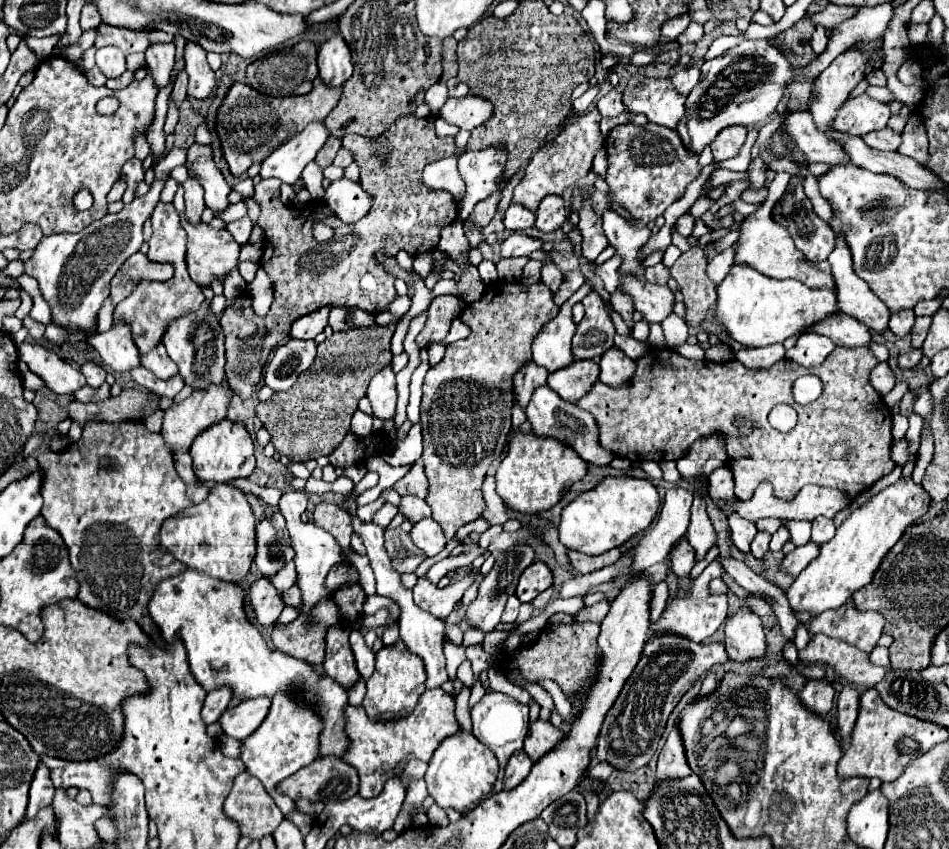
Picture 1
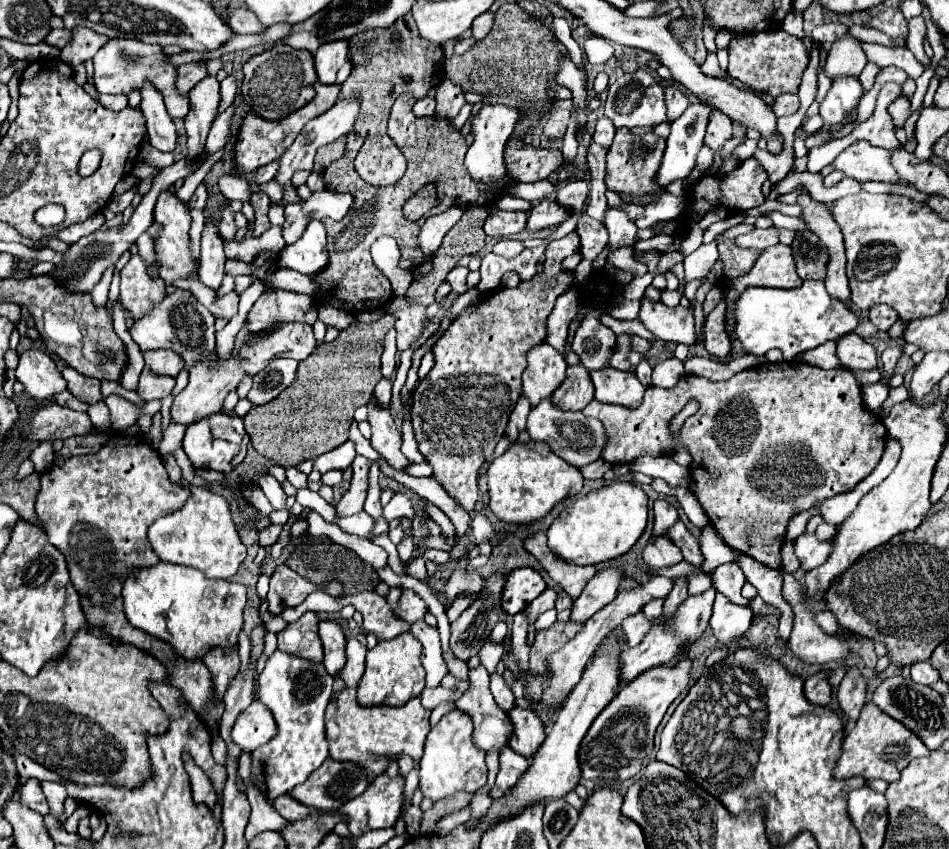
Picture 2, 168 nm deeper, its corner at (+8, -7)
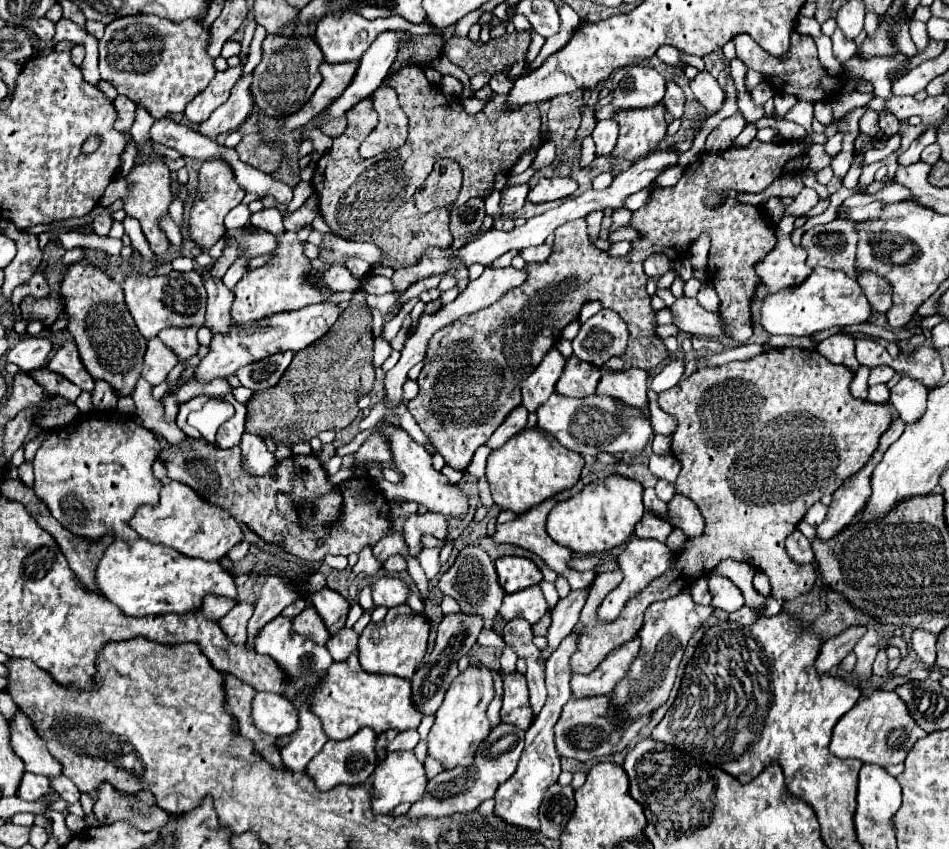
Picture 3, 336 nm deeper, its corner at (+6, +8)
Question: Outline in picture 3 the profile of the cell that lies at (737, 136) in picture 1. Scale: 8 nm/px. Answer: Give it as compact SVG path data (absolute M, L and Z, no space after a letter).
M702 71L694 81L690 81L690 87L694 91L694 97L708 109L708 113L716 113L722 109L724 91L708 71Z

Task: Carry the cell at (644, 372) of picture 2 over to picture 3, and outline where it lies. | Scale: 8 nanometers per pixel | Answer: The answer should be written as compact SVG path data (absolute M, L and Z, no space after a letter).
M648 375L647 388L648 388L648 400L649 400L649 410L650 410L650 423L654 427L654 431L658 435L664 435L664 437L672 437L676 427L678 427L678 421L674 415L666 413L664 409L660 409L657 399L658 394L650 389L650 385L654 379L654 375Z

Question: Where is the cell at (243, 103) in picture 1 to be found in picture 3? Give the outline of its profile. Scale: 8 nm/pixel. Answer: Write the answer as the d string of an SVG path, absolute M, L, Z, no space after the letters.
M350 61L350 63L340 63L340 65L332 65L332 63L322 63L320 65L320 73L322 73L322 83L320 87L314 91L312 99L294 115L284 117L282 123L282 131L290 133L296 131L300 127L304 127L306 123L310 123L316 115L320 115L336 97L340 97L340 93L348 87L348 83L352 81L354 73L356 73L358 63Z

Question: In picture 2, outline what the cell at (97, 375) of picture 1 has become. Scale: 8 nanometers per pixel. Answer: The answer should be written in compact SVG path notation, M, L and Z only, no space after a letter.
M64 368L62 372L64 380L66 380L66 388L82 402L86 404L96 404L102 400L102 394L100 394L100 380L94 380L94 378L86 378L82 374L78 374L74 368Z

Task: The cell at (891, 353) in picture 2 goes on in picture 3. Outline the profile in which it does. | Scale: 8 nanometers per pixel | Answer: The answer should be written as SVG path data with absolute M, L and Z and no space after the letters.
M882 365L882 367L872 369L872 373L870 373L870 381L868 381L868 383L870 383L870 385L874 385L874 383L886 383L886 381L890 381L892 375L894 375L894 369Z

